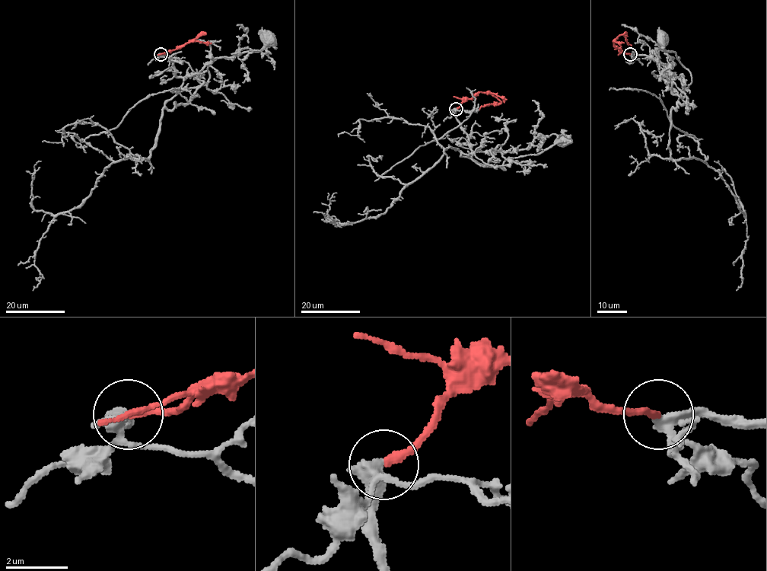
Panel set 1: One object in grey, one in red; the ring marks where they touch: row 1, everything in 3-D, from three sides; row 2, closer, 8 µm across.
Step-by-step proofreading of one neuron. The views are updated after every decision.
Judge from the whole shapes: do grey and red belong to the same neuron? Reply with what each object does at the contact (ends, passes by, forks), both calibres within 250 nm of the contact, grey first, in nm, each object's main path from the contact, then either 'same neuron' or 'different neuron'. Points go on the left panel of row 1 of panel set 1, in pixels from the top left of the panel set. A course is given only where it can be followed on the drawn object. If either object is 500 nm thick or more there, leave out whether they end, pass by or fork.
grey forks there; red ends there; 320 nm thick on the grey side, 200 nm on the other; grey runs (160, 54), (177, 77), (203, 82), (172, 110), (164, 104), (205, 85), (214, 61), (257, 52), (267, 36); red runs (160, 54), (176, 49), (205, 33), (200, 33), (182, 46); same neuron

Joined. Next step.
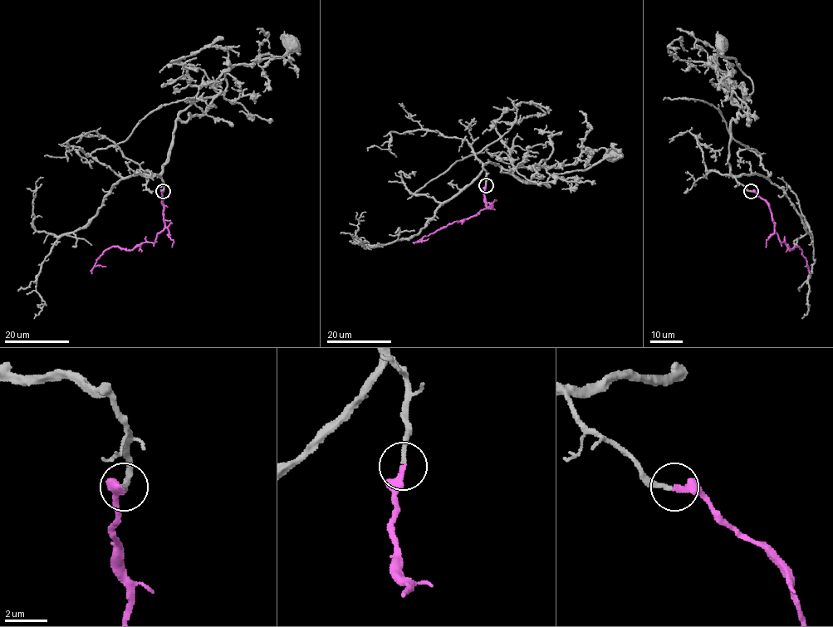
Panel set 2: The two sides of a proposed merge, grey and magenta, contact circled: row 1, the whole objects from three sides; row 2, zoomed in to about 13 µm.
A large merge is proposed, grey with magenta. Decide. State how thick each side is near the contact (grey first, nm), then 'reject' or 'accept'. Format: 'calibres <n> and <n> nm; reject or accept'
calibres 200 and 320 nm; accept

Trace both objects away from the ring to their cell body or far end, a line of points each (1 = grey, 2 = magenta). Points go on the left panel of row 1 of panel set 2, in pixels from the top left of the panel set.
1: (163, 191), (163, 164), (178, 115), (198, 100), (222, 95), (232, 68), (279, 58), (290, 42)
2: (163, 191), (164, 228), (155, 241), (142, 242), (131, 250), (107, 248), (95, 263), (105, 266)

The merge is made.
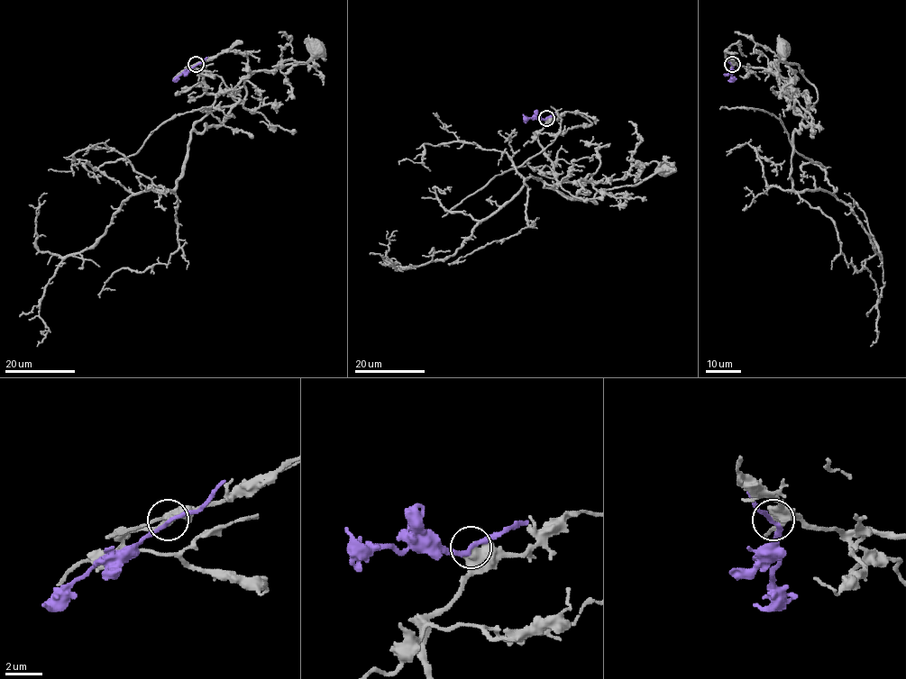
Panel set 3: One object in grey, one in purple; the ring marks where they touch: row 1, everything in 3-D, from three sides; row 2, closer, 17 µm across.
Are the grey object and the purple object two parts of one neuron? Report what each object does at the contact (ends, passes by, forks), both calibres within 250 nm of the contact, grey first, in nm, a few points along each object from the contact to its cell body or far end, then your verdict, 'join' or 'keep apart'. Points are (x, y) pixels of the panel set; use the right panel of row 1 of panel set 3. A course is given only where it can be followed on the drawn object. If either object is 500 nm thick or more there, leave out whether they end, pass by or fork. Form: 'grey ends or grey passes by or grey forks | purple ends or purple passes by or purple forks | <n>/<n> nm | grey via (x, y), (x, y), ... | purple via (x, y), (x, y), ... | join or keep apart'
grey passes by | purple passes by | 420/200 nm | grey via (732, 64), (769, 68), (798, 91), (794, 113), (812, 120), (800, 132), (817, 89), (788, 64), (782, 46) | purple via (732, 64), (732, 79), (727, 80) | keep apart

